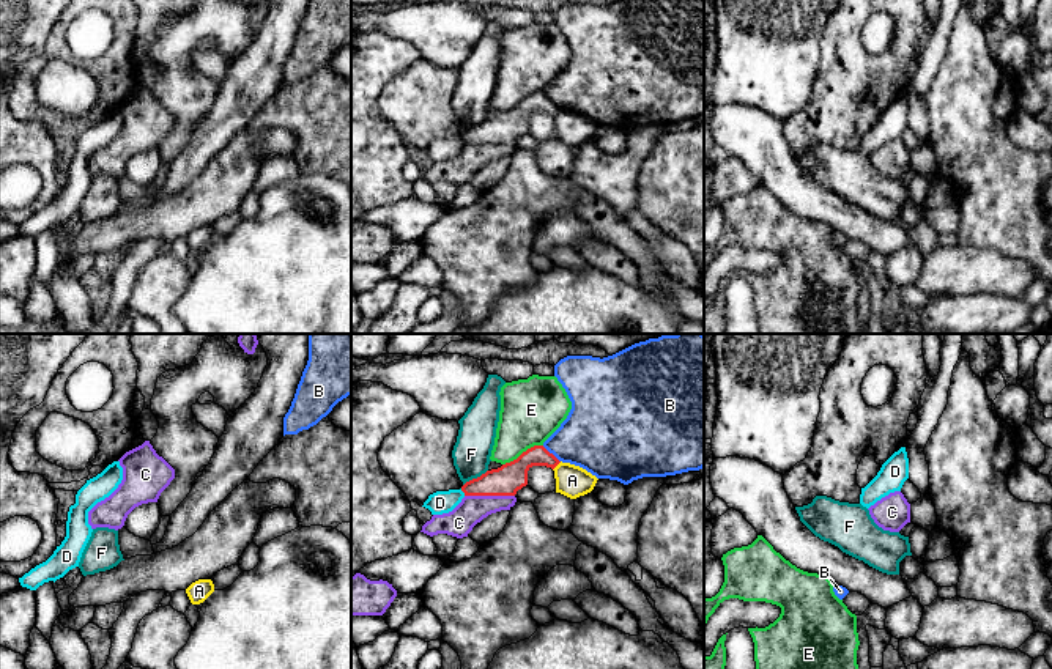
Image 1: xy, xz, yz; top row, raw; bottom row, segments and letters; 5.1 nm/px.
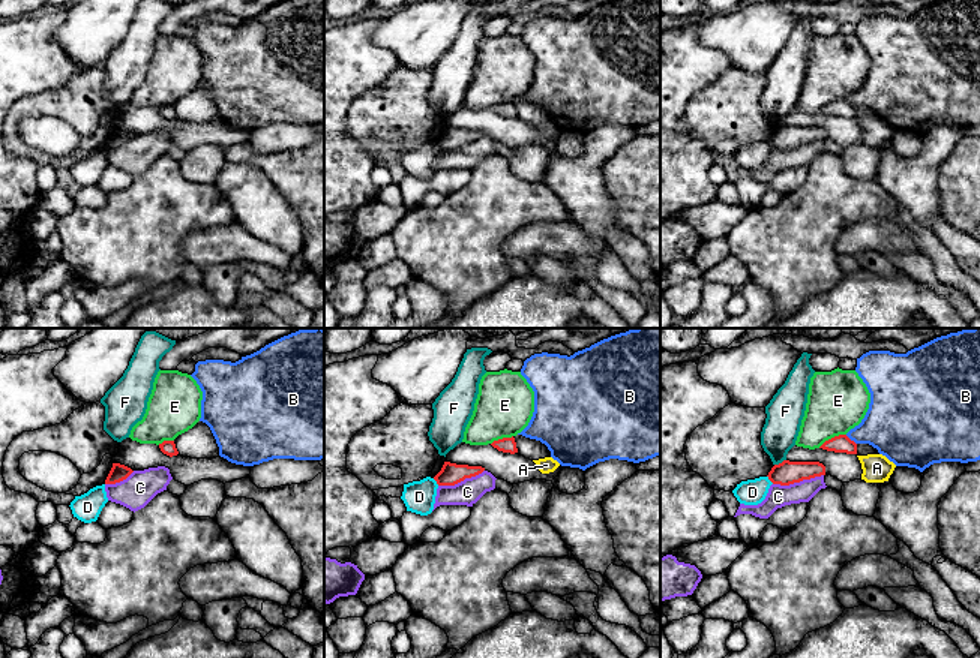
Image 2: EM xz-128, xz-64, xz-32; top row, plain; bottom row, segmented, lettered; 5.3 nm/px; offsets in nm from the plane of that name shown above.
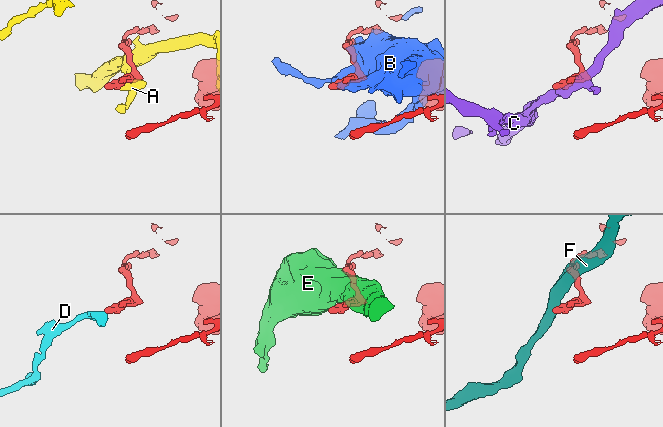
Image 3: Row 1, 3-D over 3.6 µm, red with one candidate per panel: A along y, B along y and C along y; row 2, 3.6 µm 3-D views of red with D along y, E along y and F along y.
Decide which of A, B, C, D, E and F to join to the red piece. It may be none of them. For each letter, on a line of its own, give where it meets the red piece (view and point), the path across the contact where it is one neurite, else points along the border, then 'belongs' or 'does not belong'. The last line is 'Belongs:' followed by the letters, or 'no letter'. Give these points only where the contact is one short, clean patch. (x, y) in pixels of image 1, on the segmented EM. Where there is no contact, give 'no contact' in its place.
A: meets red in xz at (556, 465); does not belong
B: meets red in xz at (551, 454); does not belong
C: meets red in xz at (490, 495); does not belong
D: meets red in xz at (463, 491); border along xz (460, 490), (465, 495); does not belong
E: meets red in xz at (523, 452); does not belong
F: meets red in xz at (474, 479); border along xz (487, 469), (463, 485); does not belong
Belongs: no letter

